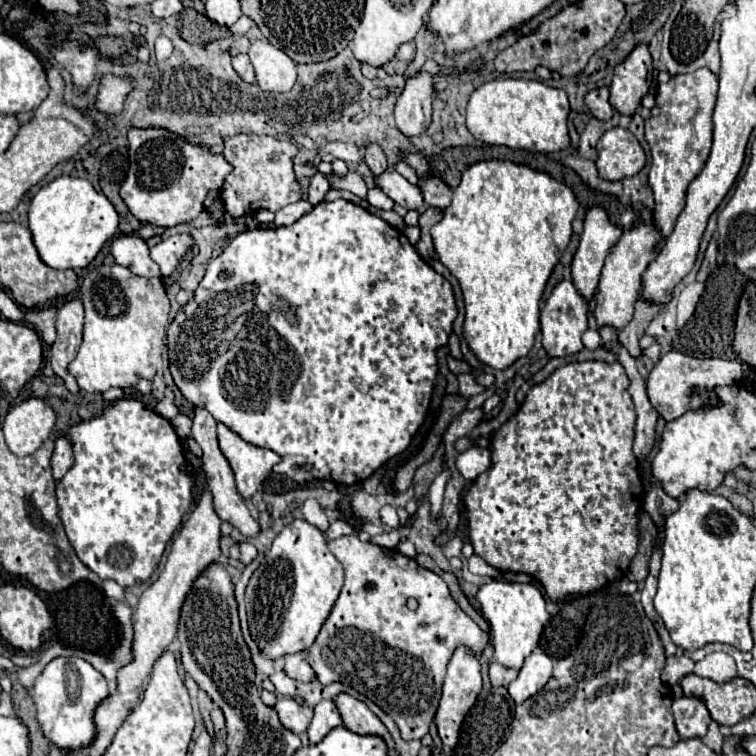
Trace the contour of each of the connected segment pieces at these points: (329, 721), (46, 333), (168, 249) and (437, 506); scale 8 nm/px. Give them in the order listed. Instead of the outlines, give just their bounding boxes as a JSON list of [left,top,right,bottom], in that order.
[[306,700,342,744],[26,308,56,344],[150,234,192,278],[428,457,450,516]]

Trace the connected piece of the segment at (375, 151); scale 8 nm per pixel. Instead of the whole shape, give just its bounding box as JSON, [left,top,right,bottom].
[364,144,388,174]

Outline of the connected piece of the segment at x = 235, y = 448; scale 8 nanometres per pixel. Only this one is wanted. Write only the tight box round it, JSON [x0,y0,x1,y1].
[218,422,280,498]

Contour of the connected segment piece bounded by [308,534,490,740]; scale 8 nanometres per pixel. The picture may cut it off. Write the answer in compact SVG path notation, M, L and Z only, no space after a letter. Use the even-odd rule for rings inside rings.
M356 534L330 540L328 546L330 552L342 562L346 580L328 620L308 650L308 664L322 684L344 682L376 702L386 714L392 716L404 740L420 740L424 734L428 734L432 724L442 694L446 664L456 646L466 644L476 654L480 654L490 636L460 610L460 606L452 600L446 582L438 574L420 568L416 560L406 558L396 550L386 550L372 542L362 542ZM410 596L418 600L418 610L414 612L406 608L406 600Z

